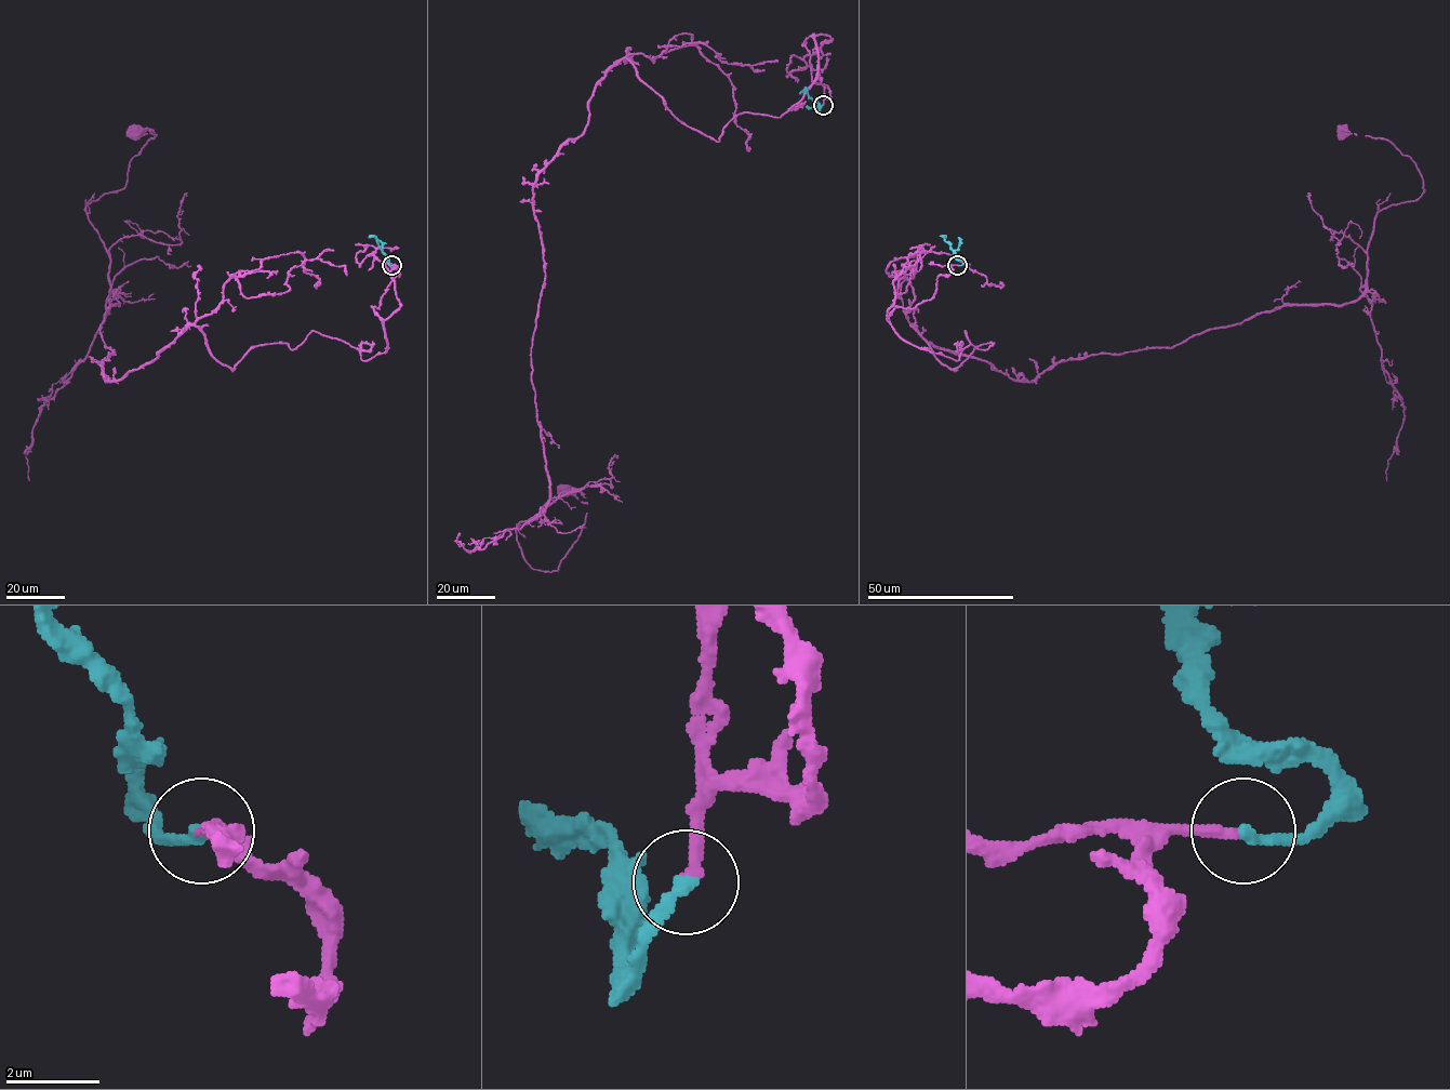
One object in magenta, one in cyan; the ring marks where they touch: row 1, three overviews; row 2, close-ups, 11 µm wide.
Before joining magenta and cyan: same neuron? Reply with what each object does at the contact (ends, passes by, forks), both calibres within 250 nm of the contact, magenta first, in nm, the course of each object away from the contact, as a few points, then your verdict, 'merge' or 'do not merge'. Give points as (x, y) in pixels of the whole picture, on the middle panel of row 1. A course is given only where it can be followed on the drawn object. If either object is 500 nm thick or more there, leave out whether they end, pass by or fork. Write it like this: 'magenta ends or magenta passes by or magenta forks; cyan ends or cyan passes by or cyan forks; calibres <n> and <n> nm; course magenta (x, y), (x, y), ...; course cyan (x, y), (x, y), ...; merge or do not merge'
magenta ends; cyan ends; calibres 240 and 280 nm; course magenta (823, 104), (811, 37), (718, 141), (596, 85), (533, 188), (535, 570), (563, 491); course cyan (823, 105), (819, 110), (817, 103), (807, 91), (799, 94); merge

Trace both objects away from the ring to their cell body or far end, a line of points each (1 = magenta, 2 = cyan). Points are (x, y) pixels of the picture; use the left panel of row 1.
1: (391, 265), (366, 360), (313, 331), (231, 369), (191, 326), (105, 381), (85, 207), (133, 131)
2: (391, 265), (375, 237), (368, 238)

